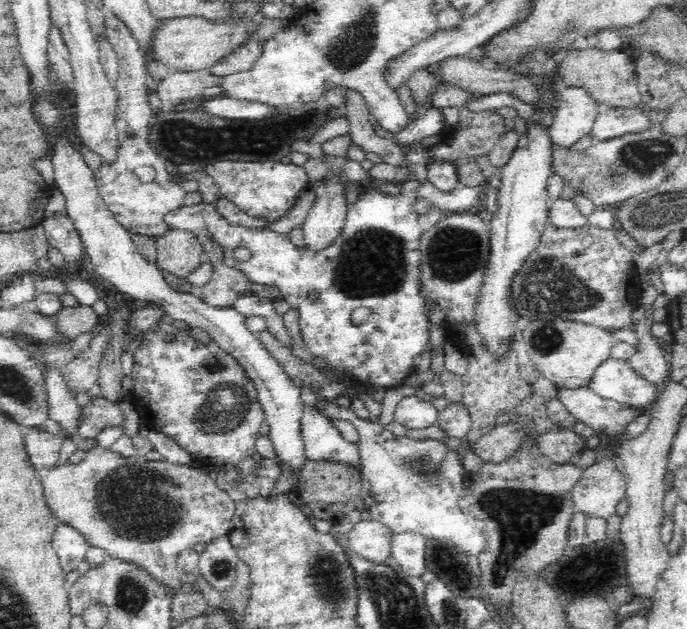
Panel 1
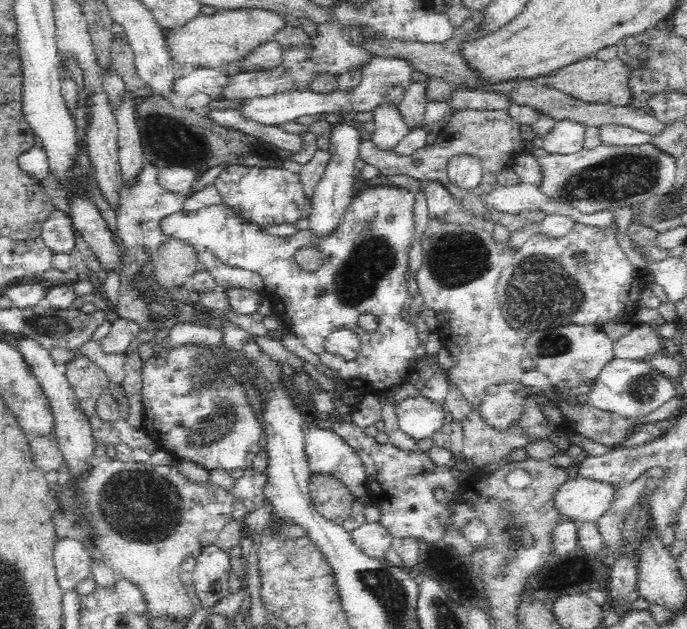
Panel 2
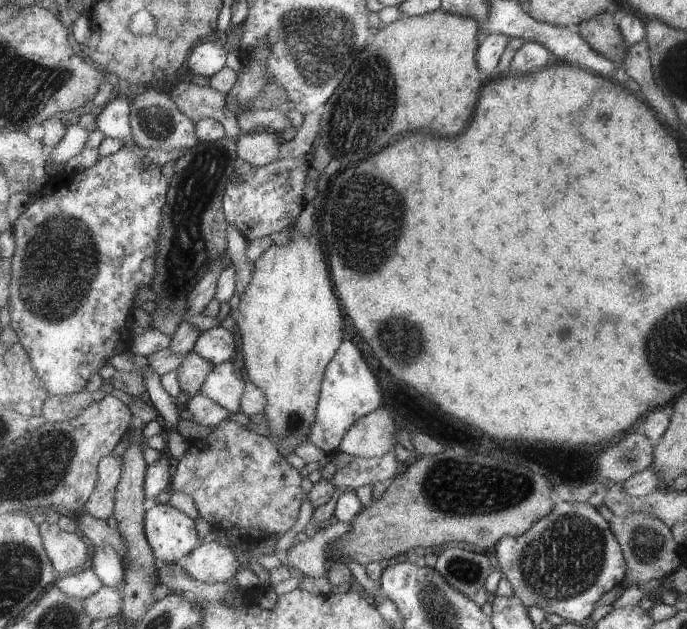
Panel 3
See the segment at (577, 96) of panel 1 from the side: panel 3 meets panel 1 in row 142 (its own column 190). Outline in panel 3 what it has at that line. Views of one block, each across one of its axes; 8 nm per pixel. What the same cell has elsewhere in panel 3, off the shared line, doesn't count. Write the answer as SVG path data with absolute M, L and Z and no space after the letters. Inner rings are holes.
M218 541L200 544L181 563L194 579L204 583L233 582L235 574L242 568L229 542Z

